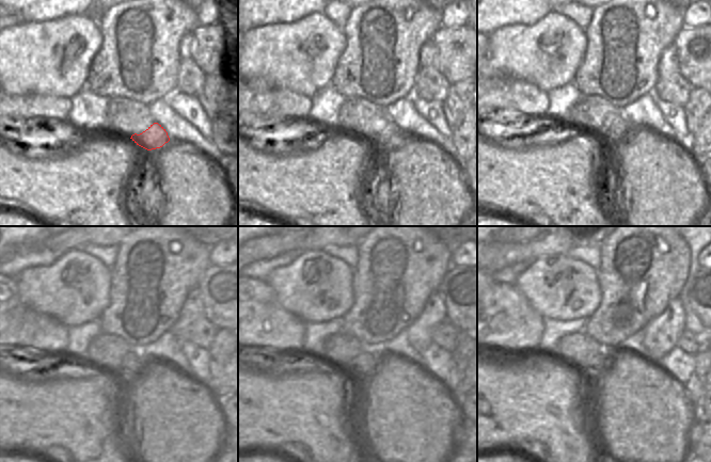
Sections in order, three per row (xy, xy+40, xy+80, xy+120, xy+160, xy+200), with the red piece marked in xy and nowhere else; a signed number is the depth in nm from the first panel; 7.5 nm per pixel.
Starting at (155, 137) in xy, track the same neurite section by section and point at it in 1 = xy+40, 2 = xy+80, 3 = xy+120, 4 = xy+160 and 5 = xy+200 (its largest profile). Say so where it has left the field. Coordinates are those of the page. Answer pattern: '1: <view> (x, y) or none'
1: xy+40 (381, 139)
2: xy+80 (620, 126)
3: xy+120 (131, 363)
4: xy+160 (361, 365)
5: xy+200 (594, 364)

